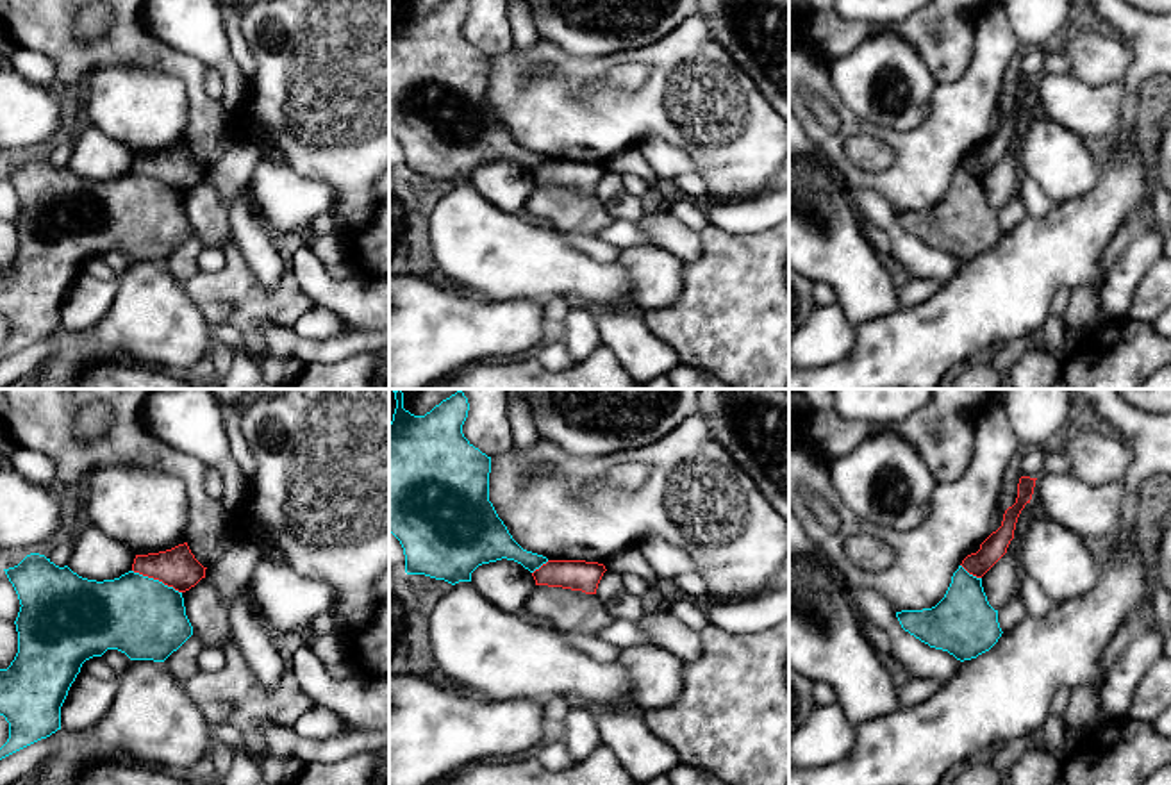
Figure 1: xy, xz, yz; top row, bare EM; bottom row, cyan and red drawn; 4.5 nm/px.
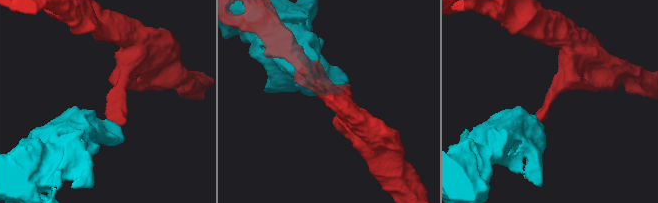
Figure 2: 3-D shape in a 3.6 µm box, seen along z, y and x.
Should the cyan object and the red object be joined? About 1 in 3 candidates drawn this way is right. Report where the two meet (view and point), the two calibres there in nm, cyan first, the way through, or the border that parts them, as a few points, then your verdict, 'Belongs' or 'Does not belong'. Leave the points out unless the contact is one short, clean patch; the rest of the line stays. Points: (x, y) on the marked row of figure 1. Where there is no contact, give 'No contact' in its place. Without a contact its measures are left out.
Touches cyan at xy (157, 580). Thickness 360 nm (cyan) against 180 nm. Boundary: xy (132, 570), (157, 578), (181, 593). Does not belong

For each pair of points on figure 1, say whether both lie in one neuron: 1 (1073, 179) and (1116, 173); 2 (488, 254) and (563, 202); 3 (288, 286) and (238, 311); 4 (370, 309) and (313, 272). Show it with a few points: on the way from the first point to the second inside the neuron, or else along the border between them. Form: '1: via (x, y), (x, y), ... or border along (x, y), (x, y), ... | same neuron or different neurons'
1: border along (1100, 163), (1098, 182), (1080, 197), (1066, 200) | different neurons
2: border along (529, 216), (561, 232) | different neurons
3: via (275, 298), (268, 305), (250, 305) | same neuron
4: via (356, 298), (338, 295), (327, 286) | same neuron

